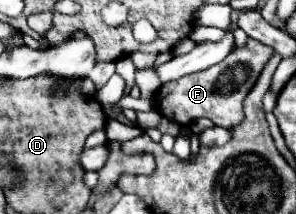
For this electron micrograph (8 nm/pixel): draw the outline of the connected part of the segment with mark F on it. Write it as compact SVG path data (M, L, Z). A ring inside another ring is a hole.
M248 40L244 48L240 50L234 48L220 64L202 72L186 74L174 82L162 84L156 96L158 112L164 114L168 120L178 122L180 126L190 126L198 118L208 118L216 126L234 128L234 124L242 124L244 120L242 102L246 98L246 92L254 88L258 76L262 74L262 68L270 62L270 56L274 56L272 48L258 44L256 40Z

